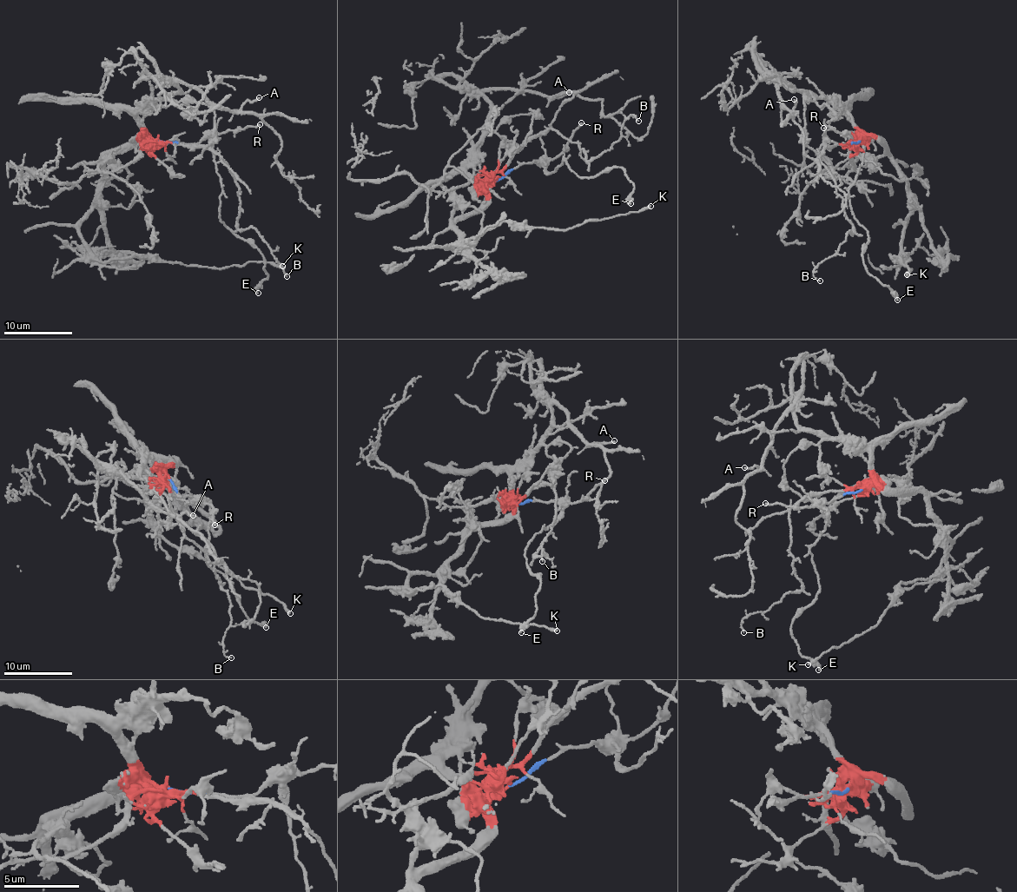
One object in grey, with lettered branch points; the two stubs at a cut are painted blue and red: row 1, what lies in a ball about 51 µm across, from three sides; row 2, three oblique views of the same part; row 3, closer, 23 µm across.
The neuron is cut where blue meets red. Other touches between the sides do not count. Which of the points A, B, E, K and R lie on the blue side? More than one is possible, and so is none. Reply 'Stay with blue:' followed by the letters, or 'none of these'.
Stay with blue: E, R

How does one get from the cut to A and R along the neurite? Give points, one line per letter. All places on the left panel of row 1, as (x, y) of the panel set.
A: (158, 140), (142, 123), (145, 112), (179, 92), (179, 82), (230, 109), (260, 97)
R: (158, 140), (198, 143), (224, 134), (260, 124)

